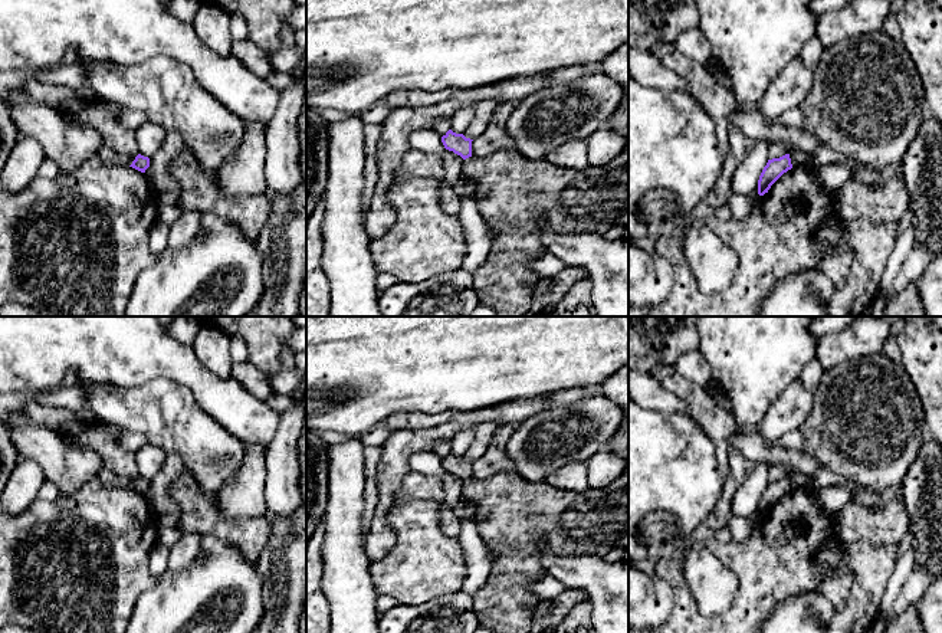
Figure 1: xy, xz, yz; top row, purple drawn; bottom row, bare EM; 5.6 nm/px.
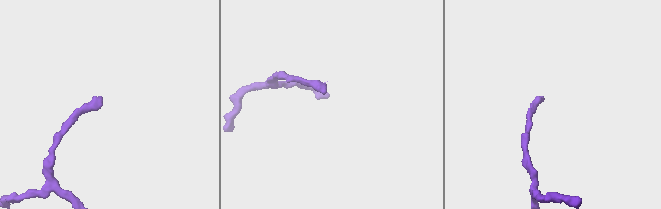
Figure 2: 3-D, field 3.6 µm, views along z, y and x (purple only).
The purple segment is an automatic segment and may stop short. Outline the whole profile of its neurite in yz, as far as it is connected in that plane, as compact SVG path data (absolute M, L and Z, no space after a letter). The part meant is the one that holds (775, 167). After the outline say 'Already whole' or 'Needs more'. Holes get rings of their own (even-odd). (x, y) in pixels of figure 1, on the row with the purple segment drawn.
M790 154L779 158L768 160L758 180L758 194L764 196L768 193L771 186L788 170L792 168Z. Already whole

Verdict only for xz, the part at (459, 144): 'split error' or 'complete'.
complete

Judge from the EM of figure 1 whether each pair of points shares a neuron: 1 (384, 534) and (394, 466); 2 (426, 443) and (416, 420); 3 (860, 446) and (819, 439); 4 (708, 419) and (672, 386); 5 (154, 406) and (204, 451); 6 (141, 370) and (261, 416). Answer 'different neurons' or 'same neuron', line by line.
1: same neuron
2: different neurons
3: same neuron
4: same neuron
5: same neuron
6: same neuron

